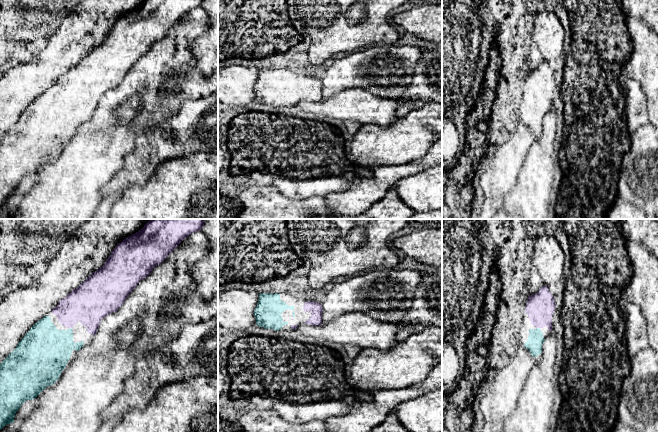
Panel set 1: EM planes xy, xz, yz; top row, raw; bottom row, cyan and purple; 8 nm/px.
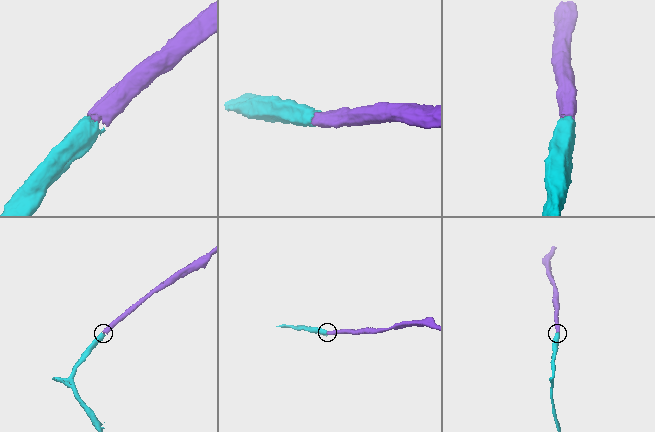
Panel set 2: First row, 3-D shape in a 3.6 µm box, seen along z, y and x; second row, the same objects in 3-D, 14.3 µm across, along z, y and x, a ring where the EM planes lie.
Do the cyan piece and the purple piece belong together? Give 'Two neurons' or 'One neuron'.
One neuron

